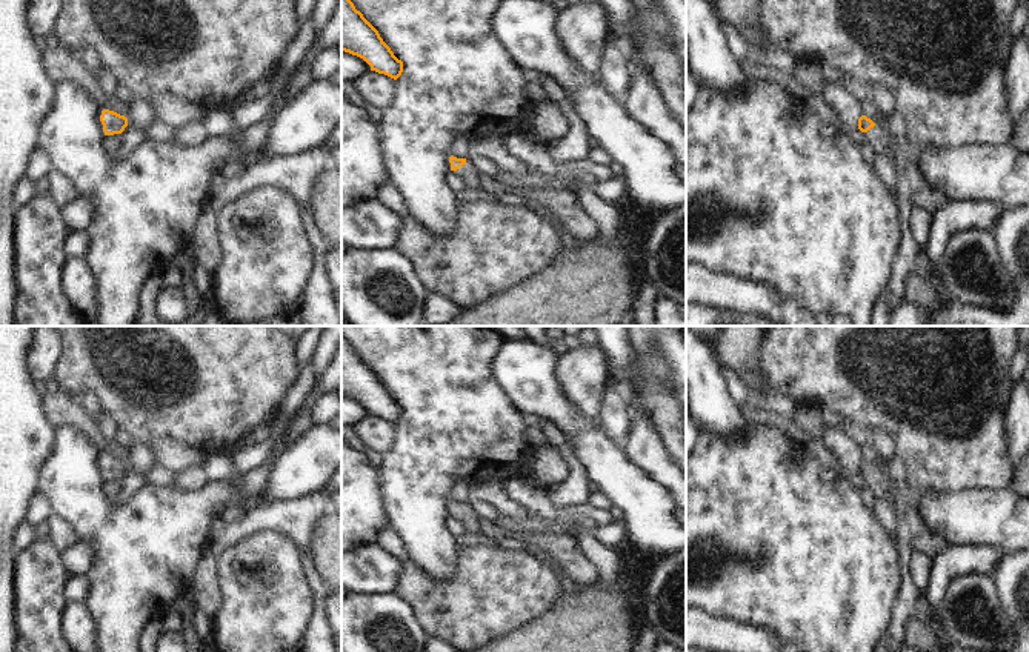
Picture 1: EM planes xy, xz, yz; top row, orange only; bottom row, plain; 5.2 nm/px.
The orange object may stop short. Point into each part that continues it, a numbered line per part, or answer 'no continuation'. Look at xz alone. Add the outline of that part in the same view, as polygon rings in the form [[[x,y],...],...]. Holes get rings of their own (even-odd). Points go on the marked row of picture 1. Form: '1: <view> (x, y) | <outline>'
1: xz (466, 171) | [[[468,160],[455,172],[465,178],[468,188],[474,191],[481,191],[480,174],[472,168]]]

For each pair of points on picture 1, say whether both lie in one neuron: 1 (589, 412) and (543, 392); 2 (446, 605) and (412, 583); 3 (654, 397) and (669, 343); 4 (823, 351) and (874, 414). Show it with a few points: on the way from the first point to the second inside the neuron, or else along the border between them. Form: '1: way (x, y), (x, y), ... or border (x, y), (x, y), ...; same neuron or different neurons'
1: border (559, 377), (563, 394), (592, 425), (602, 429); different neurons
2: way (439, 600), (420, 588); same neuron
3: border (654, 342), (669, 368); different neurons
4: way (837, 366), (865, 399); same neuron

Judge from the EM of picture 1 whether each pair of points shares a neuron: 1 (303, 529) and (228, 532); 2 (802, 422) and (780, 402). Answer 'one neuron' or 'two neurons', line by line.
1: one neuron
2: two neurons

